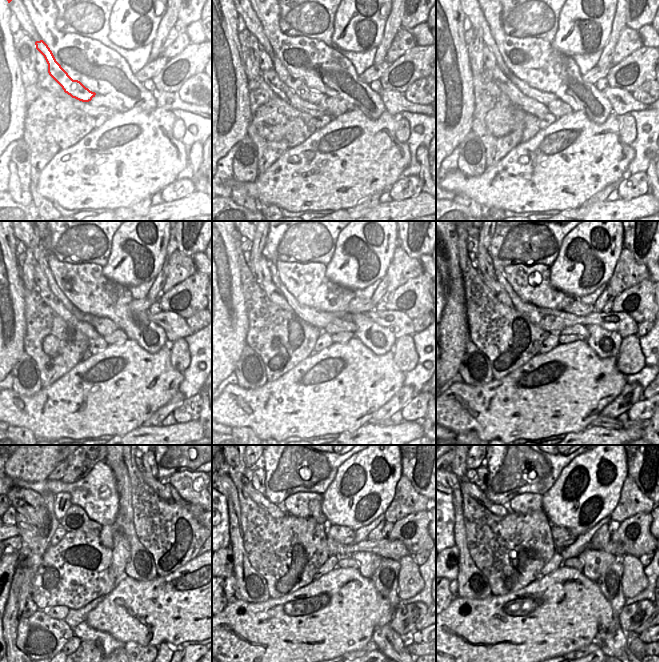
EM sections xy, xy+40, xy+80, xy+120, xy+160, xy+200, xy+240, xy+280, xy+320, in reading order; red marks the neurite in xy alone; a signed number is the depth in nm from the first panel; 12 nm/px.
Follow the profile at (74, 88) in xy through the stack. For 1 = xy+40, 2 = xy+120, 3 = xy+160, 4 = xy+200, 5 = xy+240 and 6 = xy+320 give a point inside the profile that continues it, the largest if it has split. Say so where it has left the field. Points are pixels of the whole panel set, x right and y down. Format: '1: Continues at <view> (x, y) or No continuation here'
1: Continues at xy+40 (298, 86)
2: Continues at xy+120 (104, 326)
3: Continues at xy+160 (338, 325)
4: Continues at xy+200 (580, 330)
5: Continues at xy+240 (139, 558)
6: Continues at xy+320 (595, 562).

